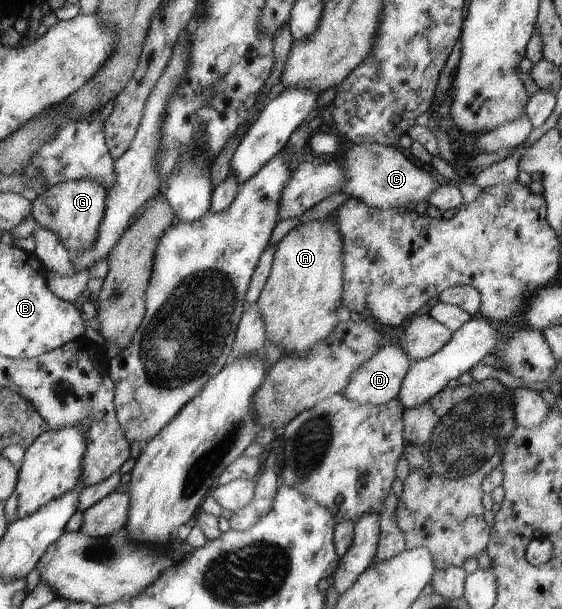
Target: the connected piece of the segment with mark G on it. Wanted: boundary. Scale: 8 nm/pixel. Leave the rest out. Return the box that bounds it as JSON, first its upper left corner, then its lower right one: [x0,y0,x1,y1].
[32,179,108,258]

